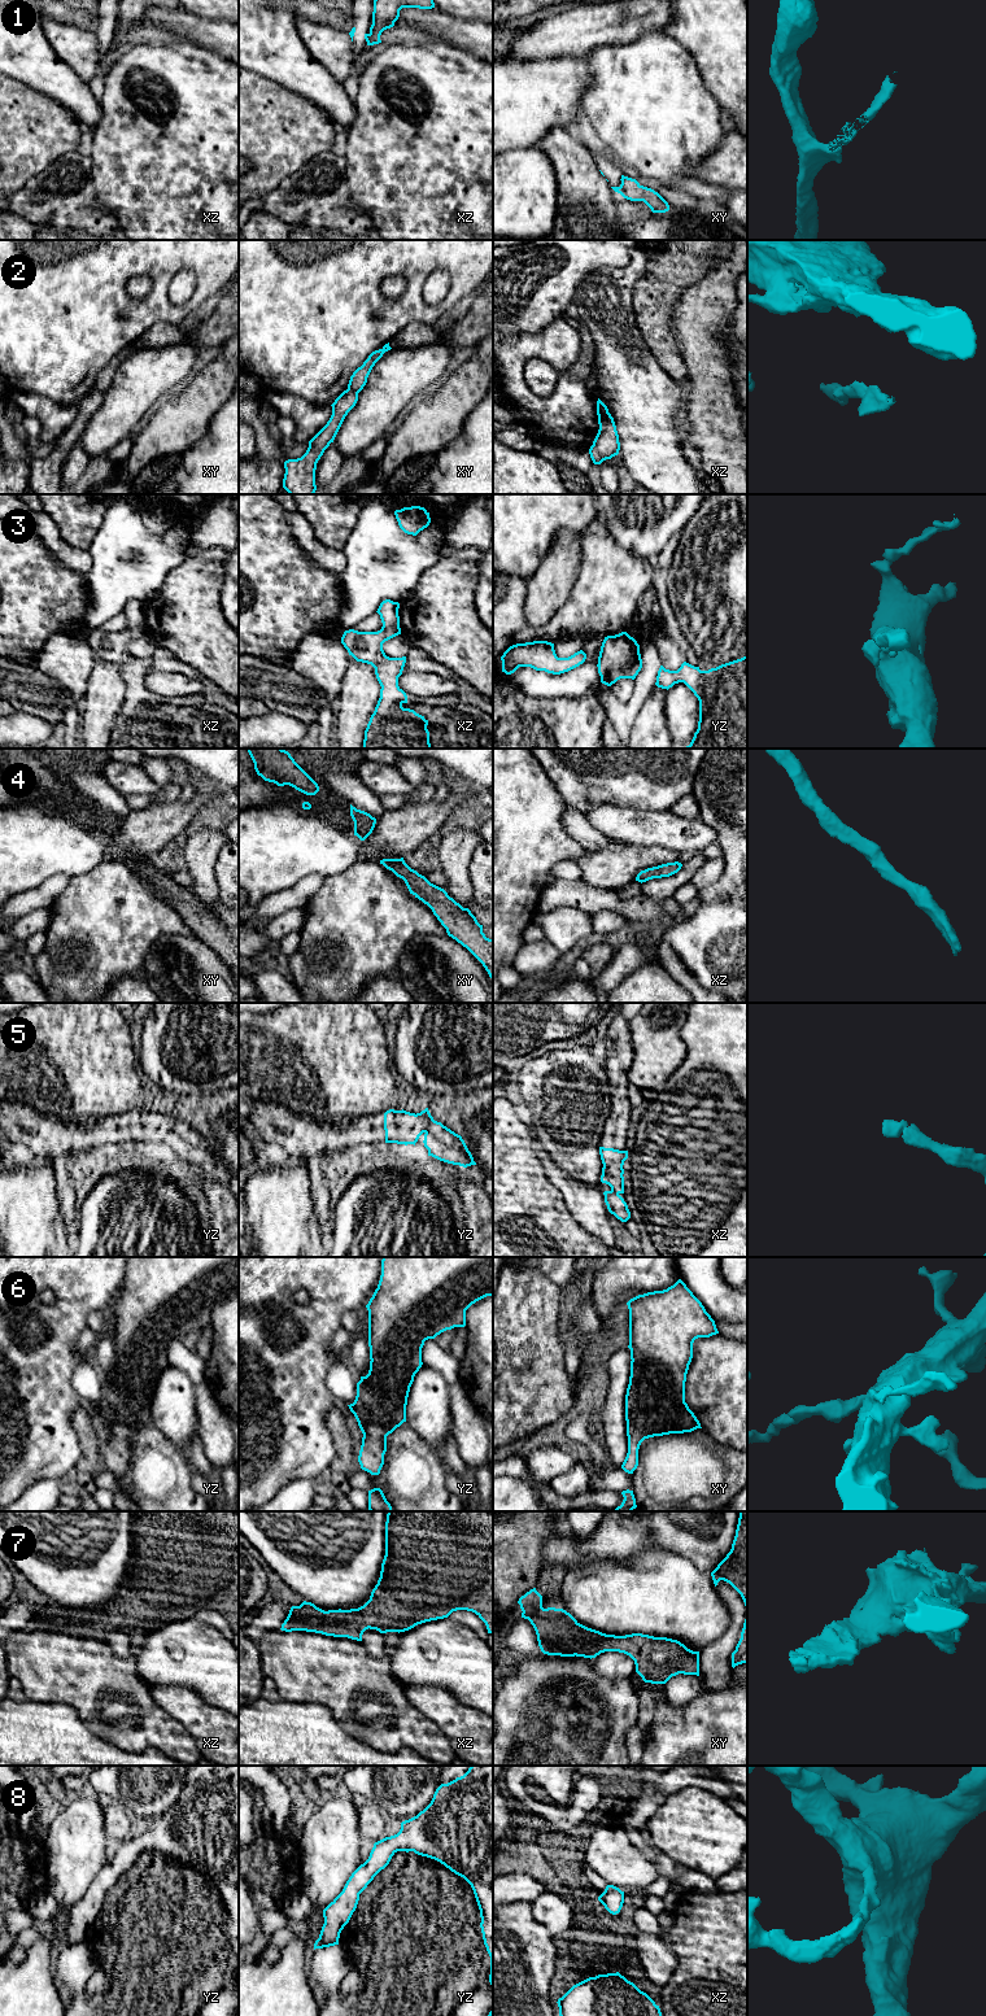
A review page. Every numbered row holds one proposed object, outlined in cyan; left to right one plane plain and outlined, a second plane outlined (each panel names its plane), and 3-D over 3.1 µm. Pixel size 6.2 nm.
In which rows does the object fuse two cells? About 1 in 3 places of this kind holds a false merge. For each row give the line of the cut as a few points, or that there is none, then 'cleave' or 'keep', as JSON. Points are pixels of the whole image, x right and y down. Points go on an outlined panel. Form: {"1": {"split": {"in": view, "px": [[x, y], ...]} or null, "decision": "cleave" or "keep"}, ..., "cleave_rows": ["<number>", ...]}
{"1": {"split": {"in": "xz", "px": [[370, 34], [367, 44]]}, "decision": "cleave"}, "2": {"split": {"in": "xz", "px": [[610, 414], [609, 419], [600, 428]]}, "decision": "cleave"}, "3": {"split": null, "decision": "keep"}, "4": {"split": null, "decision": "keep"}, "5": {"split": null, "decision": "keep"}, "6": {"split": null, "decision": "keep"}, "7": {"split": null, "decision": "keep"}, "8": {"split": null, "decision": "keep"}, "cleave_rows": ["1", "2"]}

